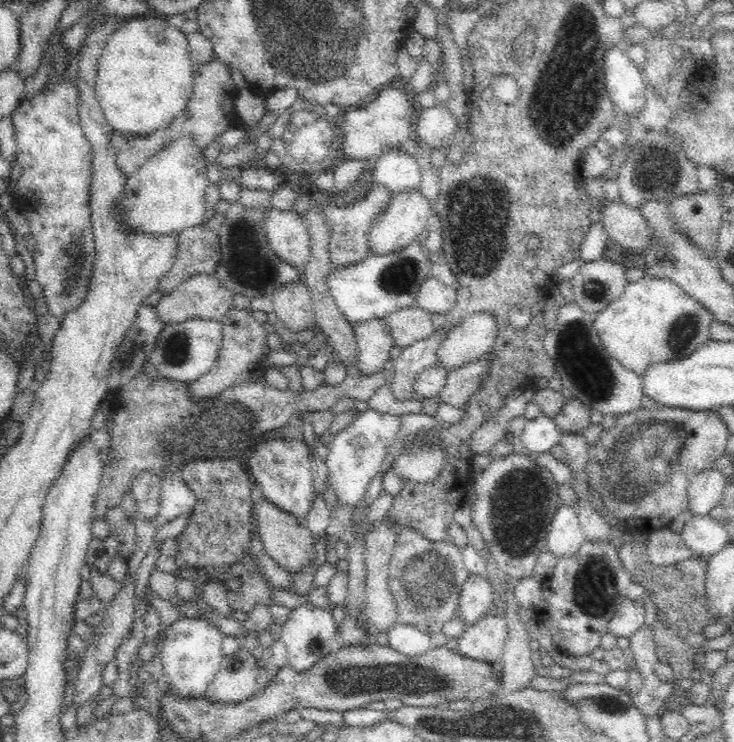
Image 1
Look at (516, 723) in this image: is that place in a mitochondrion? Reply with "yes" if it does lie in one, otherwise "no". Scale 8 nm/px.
yes

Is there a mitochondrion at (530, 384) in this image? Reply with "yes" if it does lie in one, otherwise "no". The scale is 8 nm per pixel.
no

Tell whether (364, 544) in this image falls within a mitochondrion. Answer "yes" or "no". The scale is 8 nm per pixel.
no

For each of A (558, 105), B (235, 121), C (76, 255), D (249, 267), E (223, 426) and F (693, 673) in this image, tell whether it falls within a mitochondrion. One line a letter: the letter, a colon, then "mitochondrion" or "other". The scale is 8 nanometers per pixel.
A: mitochondrion
B: other
C: mitochondrion
D: mitochondrion
E: mitochondrion
F: other

